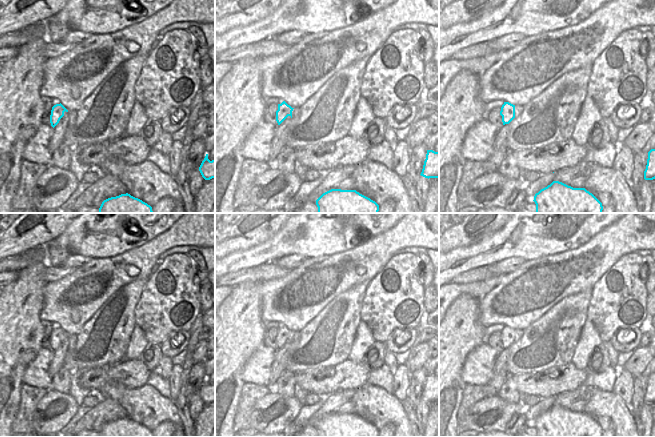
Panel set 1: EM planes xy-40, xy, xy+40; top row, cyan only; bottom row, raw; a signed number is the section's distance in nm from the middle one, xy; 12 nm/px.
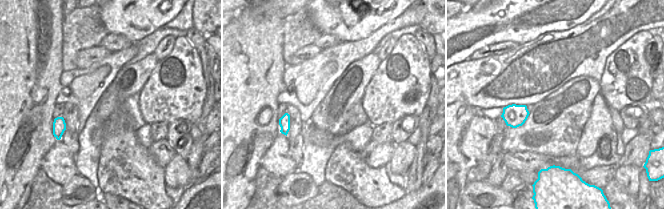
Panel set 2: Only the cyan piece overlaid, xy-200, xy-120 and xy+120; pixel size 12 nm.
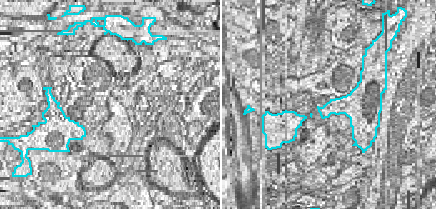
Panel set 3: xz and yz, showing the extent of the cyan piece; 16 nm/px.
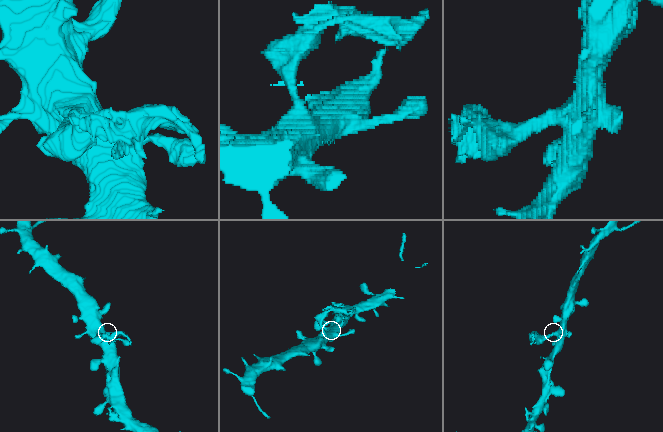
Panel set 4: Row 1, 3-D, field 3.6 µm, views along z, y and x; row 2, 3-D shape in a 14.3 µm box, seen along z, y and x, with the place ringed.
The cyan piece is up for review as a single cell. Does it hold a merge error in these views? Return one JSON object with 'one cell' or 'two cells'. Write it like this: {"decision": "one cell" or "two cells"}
{"decision": "two cells"}

